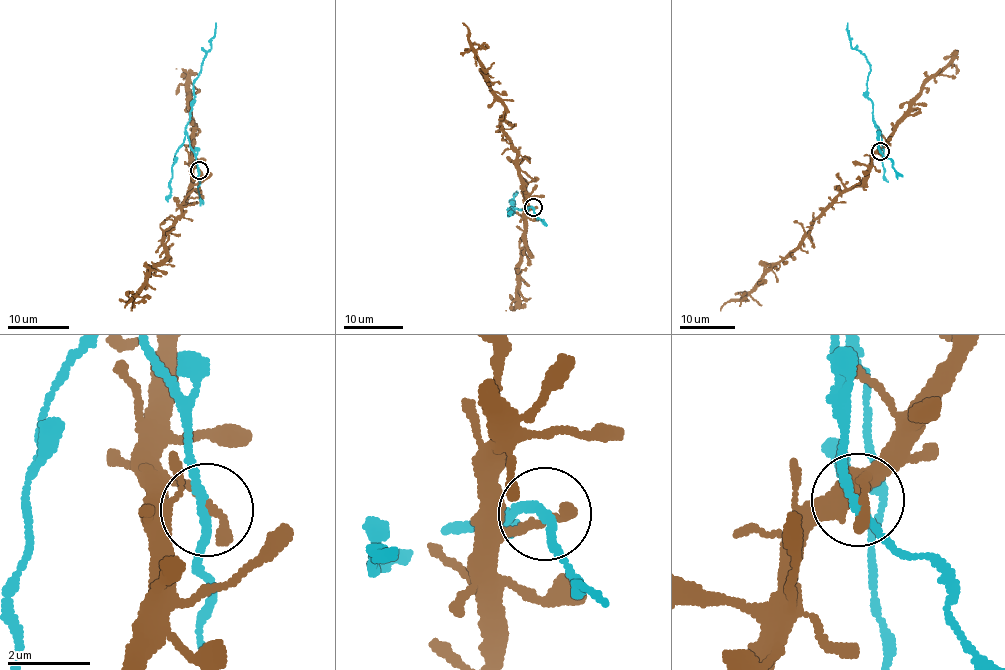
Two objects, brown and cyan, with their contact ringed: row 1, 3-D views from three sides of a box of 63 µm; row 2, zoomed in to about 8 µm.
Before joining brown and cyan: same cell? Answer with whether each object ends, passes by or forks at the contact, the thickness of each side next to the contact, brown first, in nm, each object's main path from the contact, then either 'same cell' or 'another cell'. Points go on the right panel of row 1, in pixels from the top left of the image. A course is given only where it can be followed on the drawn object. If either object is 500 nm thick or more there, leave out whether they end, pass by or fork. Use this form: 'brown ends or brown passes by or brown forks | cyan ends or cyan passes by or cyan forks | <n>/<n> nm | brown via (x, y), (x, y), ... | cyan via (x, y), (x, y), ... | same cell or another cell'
brown ends | cyan passes by | 280/200 nm | brown via (881, 151), (881, 148), (871, 160), (869, 172), (814, 221), (796, 248), (749, 292), (727, 301), (721, 311) | cyan via (880, 151), (877, 127), (872, 118), (873, 103), (866, 91), (869, 62), (851, 45), (848, 23) | another cell

